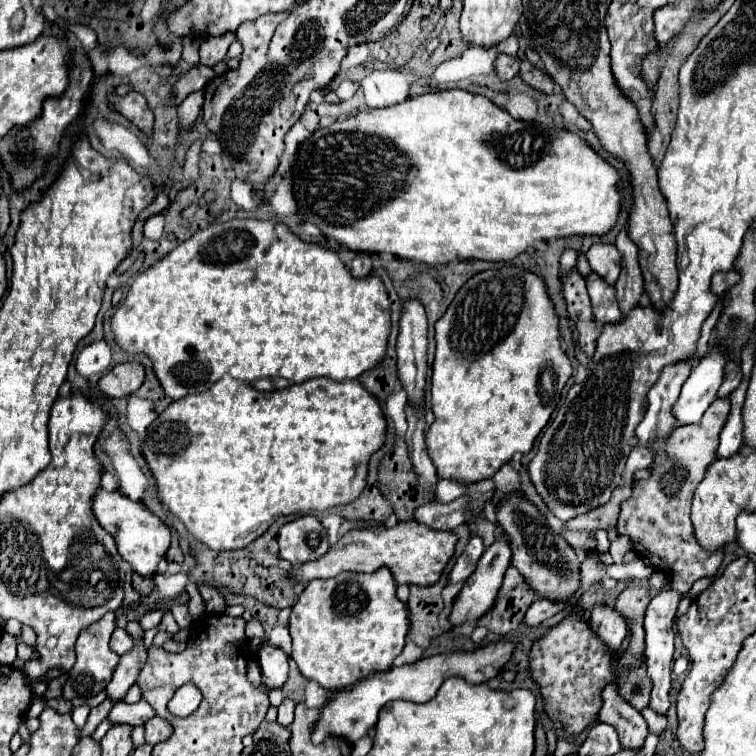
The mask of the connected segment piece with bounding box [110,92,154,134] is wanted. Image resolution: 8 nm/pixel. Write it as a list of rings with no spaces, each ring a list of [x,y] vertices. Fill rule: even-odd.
[[[130,92],[130,94],[126,94],[126,96],[112,94],[112,96],[110,96],[110,102],[112,102],[128,120],[132,120],[140,130],[144,130],[146,134],[150,134],[152,122],[154,122],[154,114],[152,114],[152,110],[148,108],[148,104],[146,104],[146,100],[142,98],[142,94],[138,94],[138,92]]]

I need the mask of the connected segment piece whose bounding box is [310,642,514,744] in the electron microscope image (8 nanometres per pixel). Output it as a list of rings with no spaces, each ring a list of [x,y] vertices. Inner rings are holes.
[[[498,642],[498,644],[478,648],[476,652],[470,652],[470,654],[468,652],[438,654],[438,656],[428,656],[428,658],[422,658],[422,660],[406,664],[406,666],[392,666],[386,672],[372,672],[366,678],[362,678],[360,682],[356,682],[354,686],[332,694],[332,698],[320,708],[320,718],[316,720],[310,738],[314,744],[320,744],[326,736],[342,736],[342,738],[348,738],[354,742],[354,740],[362,738],[364,734],[368,734],[368,730],[376,724],[378,712],[384,704],[392,702],[392,700],[400,700],[400,698],[410,700],[410,702],[428,702],[436,696],[442,682],[452,676],[460,676],[470,684],[480,684],[480,682],[484,682],[484,678],[488,682],[510,660],[512,650],[514,650],[514,644]]]

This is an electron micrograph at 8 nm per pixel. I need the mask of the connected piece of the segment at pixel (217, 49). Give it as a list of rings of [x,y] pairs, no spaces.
[[[226,32],[222,36],[208,36],[202,44],[200,44],[200,64],[206,66],[214,66],[220,60],[226,60],[226,52],[228,46],[236,40],[234,32]]]

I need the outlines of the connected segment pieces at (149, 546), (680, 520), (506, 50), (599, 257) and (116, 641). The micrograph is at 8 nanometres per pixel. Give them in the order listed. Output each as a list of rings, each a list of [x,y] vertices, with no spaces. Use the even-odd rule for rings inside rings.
[[[98,488],[98,492],[92,498],[92,512],[98,520],[98,524],[112,534],[112,538],[116,540],[116,548],[120,552],[120,556],[130,562],[130,566],[142,574],[142,576],[152,576],[156,574],[158,562],[162,560],[162,556],[166,554],[168,546],[170,546],[170,528],[152,512],[148,512],[142,504],[126,498],[124,494],[116,492],[108,492],[104,488]]]
[[[718,398],[710,404],[698,424],[676,428],[668,442],[656,446],[652,464],[656,468],[654,474],[646,480],[638,480],[634,484],[632,498],[622,502],[620,534],[630,536],[636,554],[640,558],[650,558],[654,570],[664,572],[670,580],[670,586],[680,594],[686,594],[696,580],[704,576],[716,576],[724,558],[724,548],[708,552],[698,544],[694,536],[694,524],[690,520],[690,504],[694,488],[702,480],[706,466],[716,460],[718,438],[728,412],[728,398]]]
[[[512,34],[512,36],[510,36],[510,38],[506,38],[504,42],[500,42],[500,44],[496,46],[496,50],[498,50],[498,52],[502,52],[502,54],[516,56],[516,50],[518,50],[518,40],[516,40],[516,36]]]
[[[596,242],[586,252],[586,258],[596,274],[600,274],[608,284],[614,284],[620,274],[620,254],[614,244]]]
[[[116,628],[114,634],[112,634],[112,640],[110,640],[110,648],[112,648],[112,652],[116,652],[116,654],[122,656],[122,654],[130,652],[132,646],[134,646],[134,642],[132,642],[130,634],[128,634],[126,630],[122,630],[122,628]]]

